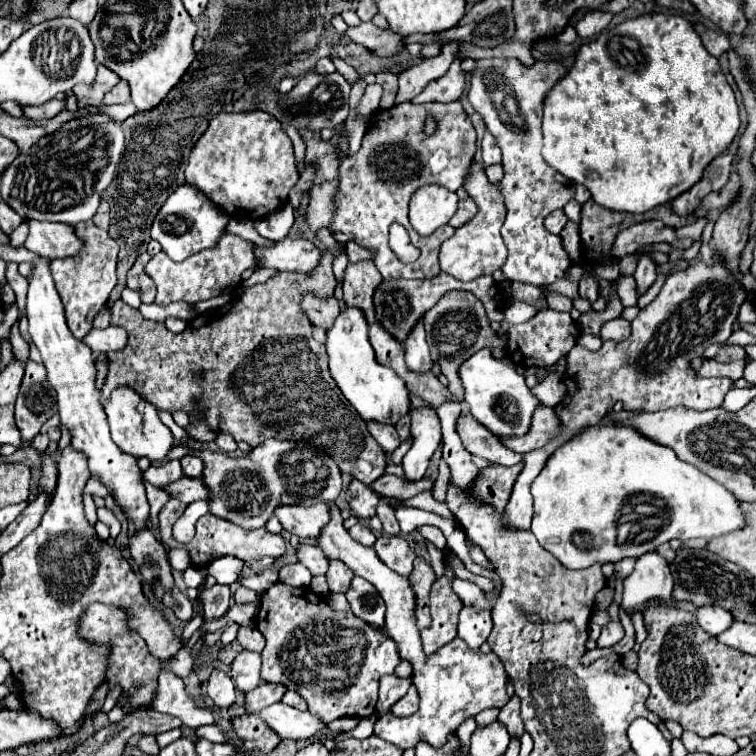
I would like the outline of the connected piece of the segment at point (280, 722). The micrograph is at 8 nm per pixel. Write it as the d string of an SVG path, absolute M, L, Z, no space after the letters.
M277 702L261 712L265 722L279 734L279 738L291 738L291 740L309 740L315 734L319 734L327 724L317 716L307 712L301 712L297 708L285 706L283 702Z

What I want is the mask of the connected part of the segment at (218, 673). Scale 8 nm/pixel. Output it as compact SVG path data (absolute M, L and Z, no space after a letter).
M219 668L213 670L213 674L207 682L207 692L209 692L211 700L215 702L215 706L219 706L219 708L229 708L235 702L235 686L233 686L229 674L225 674Z

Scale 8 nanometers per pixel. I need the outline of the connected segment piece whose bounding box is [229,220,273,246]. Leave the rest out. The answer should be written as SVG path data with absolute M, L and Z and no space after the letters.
M231 220L229 232L239 236L239 238L243 238L243 240L247 240L247 242L253 242L253 244L263 244L263 246L271 246L273 244L273 242L261 238L257 234L257 230L253 228L253 222L249 222L249 220Z

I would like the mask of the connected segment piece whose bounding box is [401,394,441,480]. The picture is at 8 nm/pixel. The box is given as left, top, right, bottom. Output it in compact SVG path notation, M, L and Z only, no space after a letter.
M415 394L411 396L411 434L413 444L401 466L405 468L405 478L421 480L441 444L441 424L435 408Z

